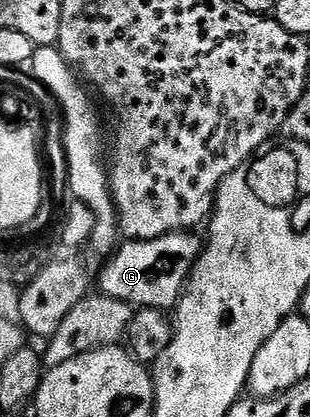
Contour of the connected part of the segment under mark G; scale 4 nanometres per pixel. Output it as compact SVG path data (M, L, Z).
M180 232L166 234L148 242L124 241L106 259L107 267L100 272L99 278L97 274L98 293L105 298L127 302L133 308L174 311L183 293L183 285L199 259L201 242L195 236L191 232Z

